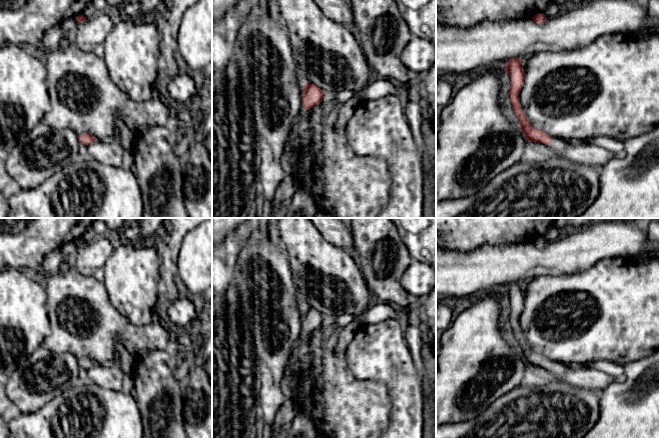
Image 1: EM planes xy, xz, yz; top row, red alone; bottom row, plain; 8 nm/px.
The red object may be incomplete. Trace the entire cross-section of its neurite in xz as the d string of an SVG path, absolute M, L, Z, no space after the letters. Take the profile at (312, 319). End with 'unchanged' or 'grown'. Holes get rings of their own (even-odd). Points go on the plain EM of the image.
M305 307L302 321L300 341L305 344L309 334L318 329L323 323L324 315L314 308Z | grown

